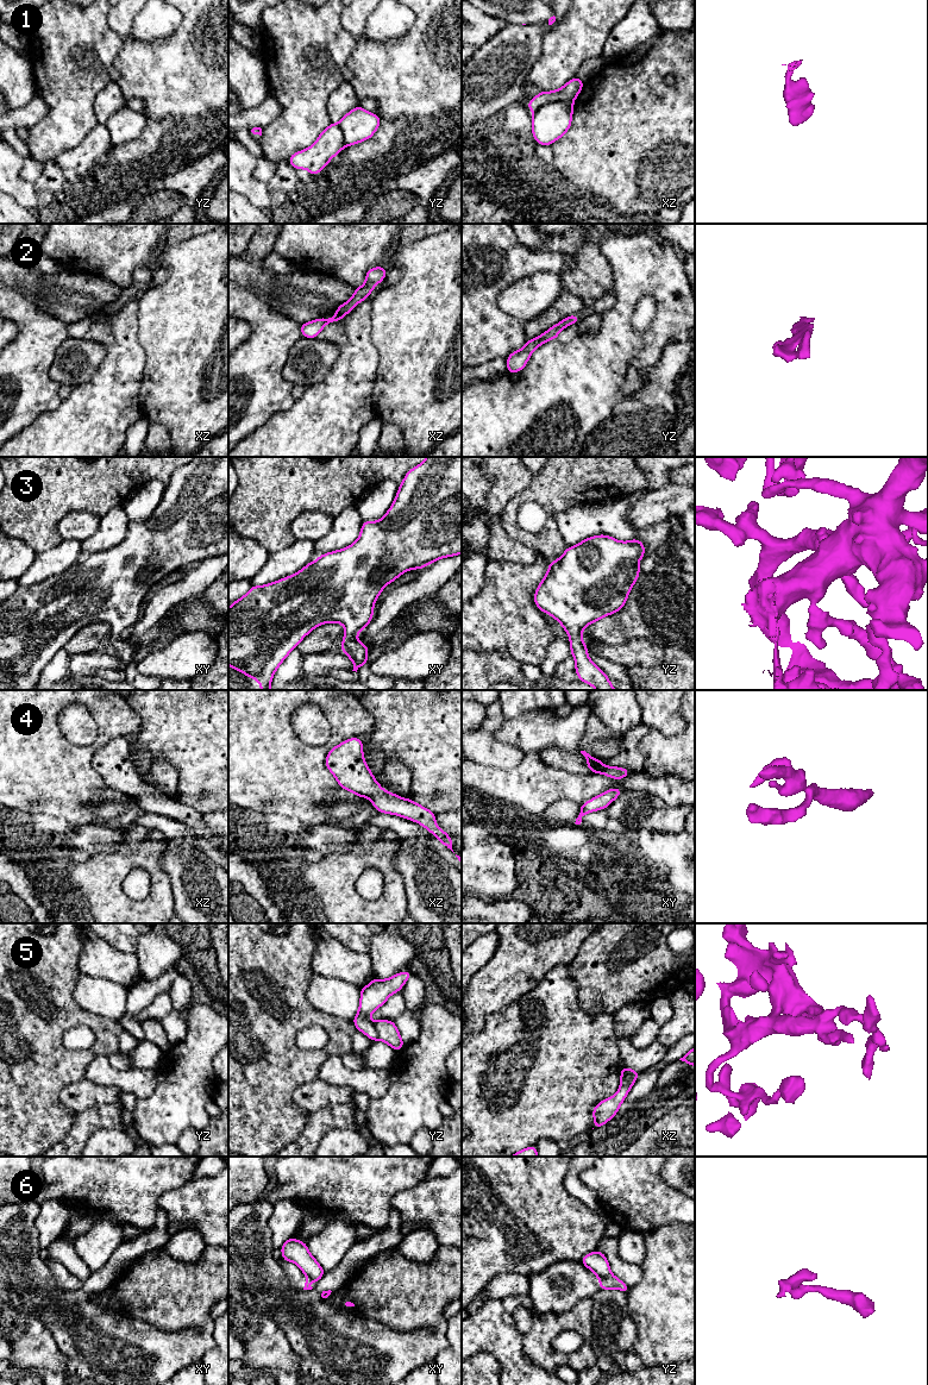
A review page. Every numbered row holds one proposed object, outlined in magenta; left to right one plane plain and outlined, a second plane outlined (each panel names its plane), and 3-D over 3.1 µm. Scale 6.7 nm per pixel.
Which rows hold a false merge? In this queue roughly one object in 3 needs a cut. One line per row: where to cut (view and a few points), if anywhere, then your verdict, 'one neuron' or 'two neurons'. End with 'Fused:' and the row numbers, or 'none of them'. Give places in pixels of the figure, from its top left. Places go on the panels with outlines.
1: cut in xz along (572, 100), (546, 102), (535, 111); two neurons
2: no cut; one neuron
3: no cut; one neuron
4: no cut; one neuron
5: no cut; one neuron
6: cut in yz along (610, 1272), (604, 1277), (599, 1277); two neurons
Fused: 1, 6

